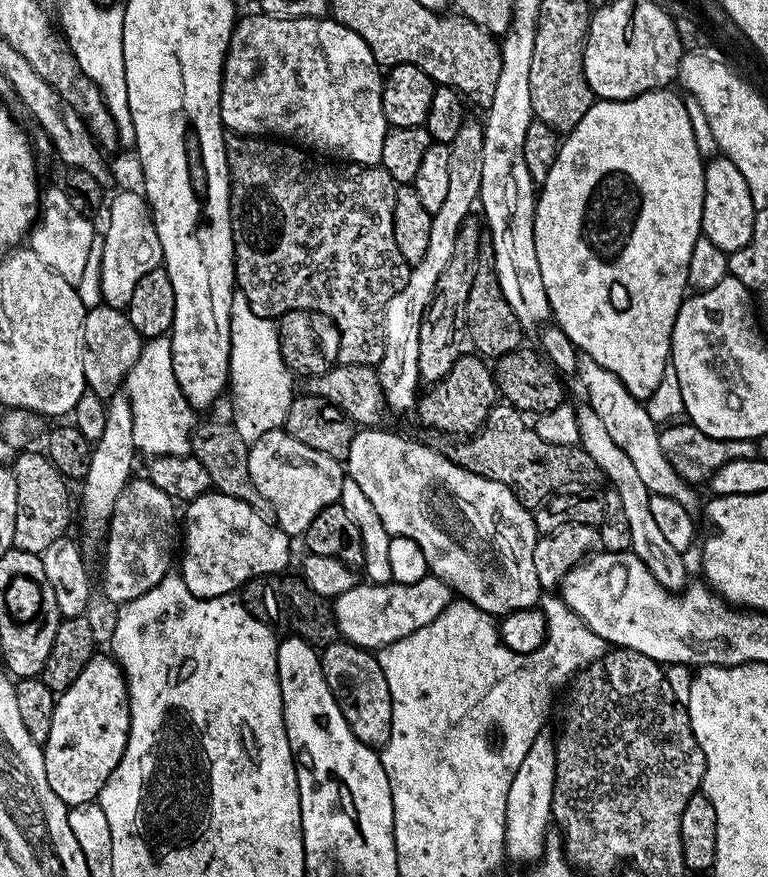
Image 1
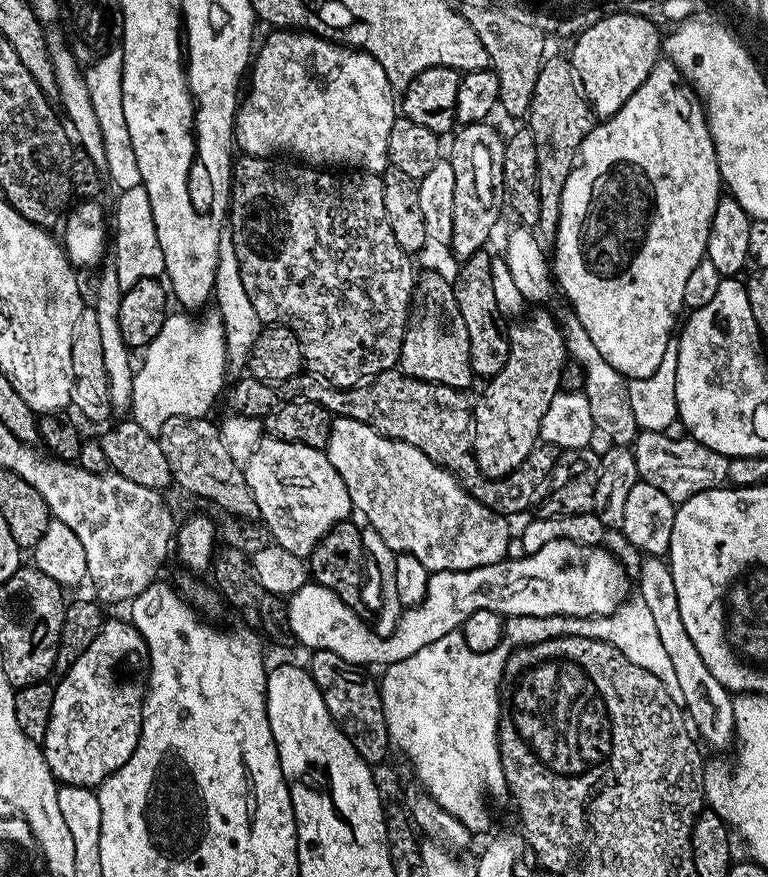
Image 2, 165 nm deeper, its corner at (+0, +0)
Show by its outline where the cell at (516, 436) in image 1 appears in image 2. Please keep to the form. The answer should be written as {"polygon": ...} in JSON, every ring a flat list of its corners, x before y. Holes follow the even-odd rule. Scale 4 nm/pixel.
{"polygon":[[393,370,391,372,380,372,376,376,371,377,367,382,361,382,352,388,335,388,332,385,324,383,323,381,317,380,317,377,313,373,303,372,298,375,295,375,294,378,288,378,281,380,279,382,269,382,263,381,260,379,254,379,251,376,245,376,232,390,230,394,230,402,233,406,231,408,237,415,242,415,246,417,254,417,256,419,263,419,268,416,274,409,281,406,283,403,288,403,291,400,302,399,310,402,314,402,315,404,323,406,331,415,354,418,358,422,362,422,366,426,370,426,377,432,378,434,382,434,386,438,390,438,391,440,397,440,398,442,406,442,410,446,414,446,418,450,422,450,422,454,426,454,426,458,430,458,434,461,438,466,442,466,446,469,447,472,451,472,453,476,456,477,458,483,461,484,465,488,467,492,471,492,472,496,478,502,482,502,484,505,491,510,491,512,498,512,503,514,505,517,512,518,512,515,515,512,524,512,528,507,533,507,534,501,537,499,538,493,541,491,542,485,551,477,553,468,556,467,558,463,558,452,557,449,553,448,551,444,541,443,536,447,535,450,532,451,531,454,522,462,522,466,518,466,514,469,512,473,508,476,504,476,500,480,489,480,488,477,484,476,480,472,480,467,476,465,476,456,472,452,472,422,474,419,473,409,470,407,470,400,468,404,468,400,464,397,465,393,458,388,451,388,450,386,442,386,441,384,431,384,430,382,426,382,425,380,414,380,412,377,407,376,406,373,401,372,399,370]]}

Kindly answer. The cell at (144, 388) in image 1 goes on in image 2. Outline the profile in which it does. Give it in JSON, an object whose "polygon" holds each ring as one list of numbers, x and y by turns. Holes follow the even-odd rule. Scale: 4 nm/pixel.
{"polygon":[[184,310,173,311,164,320,162,330,158,330,158,338,150,342,143,349,144,361,139,361,135,369,134,394,132,395,132,406,130,409,131,419,135,420,143,430,151,434,159,433,160,428,170,418,185,416,186,418,204,418,209,415,212,403,216,395,224,388,224,368,229,367,226,346,224,345,224,323,219,315,204,316,200,324,191,320,189,313]]}

